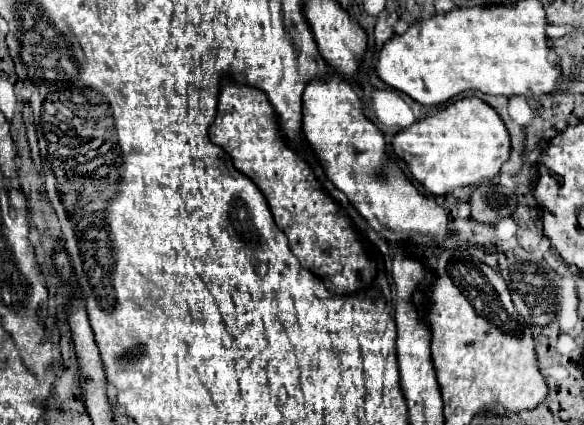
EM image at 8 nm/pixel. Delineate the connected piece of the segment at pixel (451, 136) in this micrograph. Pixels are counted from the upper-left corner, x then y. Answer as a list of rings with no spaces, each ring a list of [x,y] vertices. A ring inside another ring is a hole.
[[[465,97],[437,115],[399,131],[393,139],[393,149],[429,193],[447,195],[457,187],[493,179],[511,155],[511,135],[493,107],[479,97]]]

